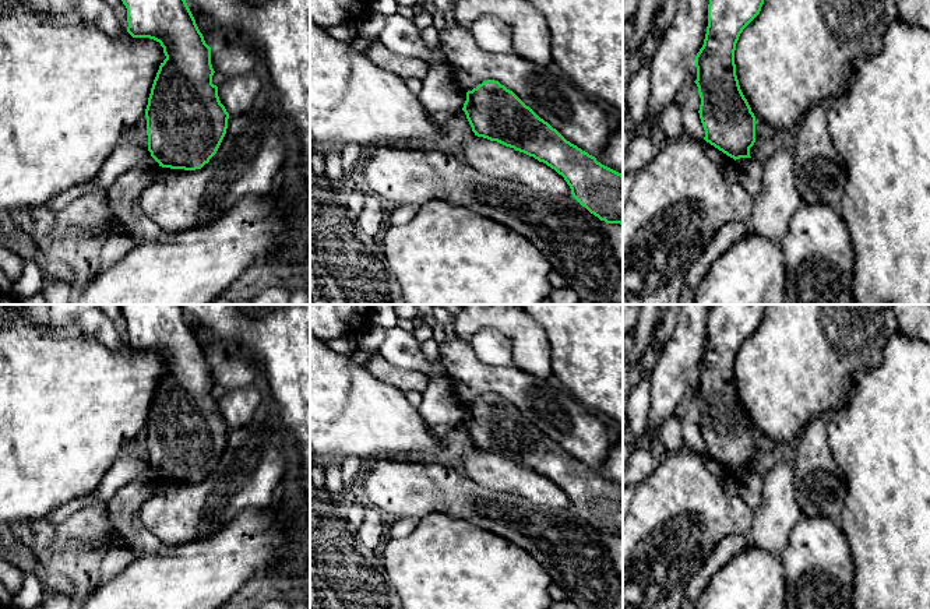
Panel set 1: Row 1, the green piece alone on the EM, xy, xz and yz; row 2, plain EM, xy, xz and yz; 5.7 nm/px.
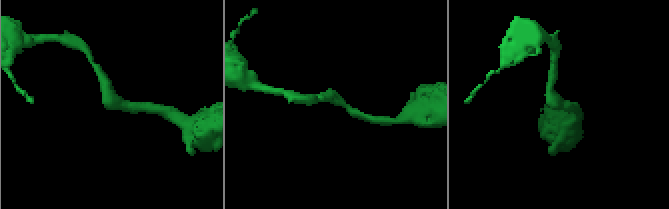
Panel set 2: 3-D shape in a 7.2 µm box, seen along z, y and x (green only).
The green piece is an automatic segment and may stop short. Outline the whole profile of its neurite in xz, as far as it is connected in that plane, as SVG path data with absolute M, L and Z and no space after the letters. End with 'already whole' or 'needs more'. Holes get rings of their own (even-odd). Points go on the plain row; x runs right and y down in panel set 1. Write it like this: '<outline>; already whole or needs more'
M487 392L466 405L462 423L478 450L533 469L564 490L573 510L606 536L623 538L623 487L567 454L512 404Z; already whole

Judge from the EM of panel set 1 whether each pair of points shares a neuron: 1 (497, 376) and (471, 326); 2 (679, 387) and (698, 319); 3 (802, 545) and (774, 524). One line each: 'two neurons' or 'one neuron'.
1: two neurons
2: one neuron
3: two neurons

